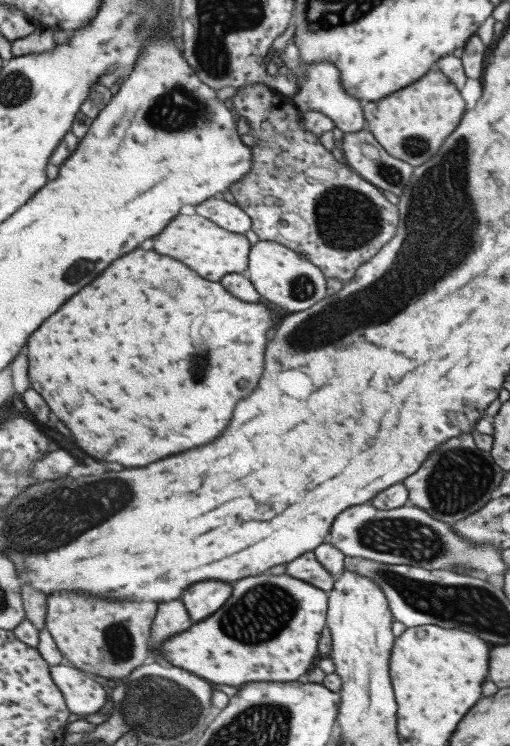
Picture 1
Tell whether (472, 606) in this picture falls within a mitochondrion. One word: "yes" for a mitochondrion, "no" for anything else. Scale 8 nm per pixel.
yes

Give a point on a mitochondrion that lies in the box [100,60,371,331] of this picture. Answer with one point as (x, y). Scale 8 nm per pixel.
(178, 110)

